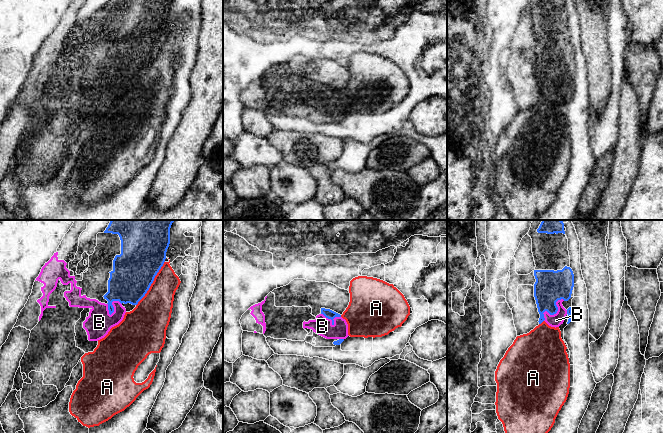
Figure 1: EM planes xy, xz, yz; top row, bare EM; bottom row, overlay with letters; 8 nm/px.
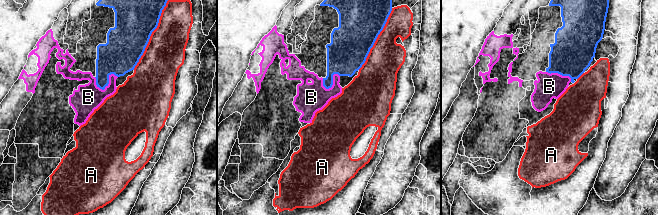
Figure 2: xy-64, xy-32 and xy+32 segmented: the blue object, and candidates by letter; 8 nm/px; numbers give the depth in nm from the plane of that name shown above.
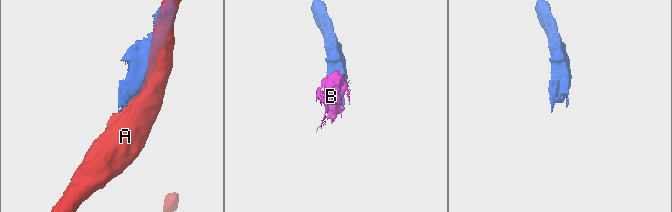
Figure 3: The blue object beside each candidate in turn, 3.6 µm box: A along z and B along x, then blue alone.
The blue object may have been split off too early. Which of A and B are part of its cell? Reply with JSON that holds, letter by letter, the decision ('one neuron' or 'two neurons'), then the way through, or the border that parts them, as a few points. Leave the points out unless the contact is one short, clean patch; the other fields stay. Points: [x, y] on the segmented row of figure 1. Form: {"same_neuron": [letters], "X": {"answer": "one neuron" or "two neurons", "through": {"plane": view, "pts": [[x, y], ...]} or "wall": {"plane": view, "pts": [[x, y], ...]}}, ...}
{"same_neuron": ["B"], "A": {"answer": "two neurons"}, "B": {"answer": "one neuron", "through": {"plane": "yz", "pts": [[550, 286], [550, 308], [555, 313], [556, 320]]}}}

